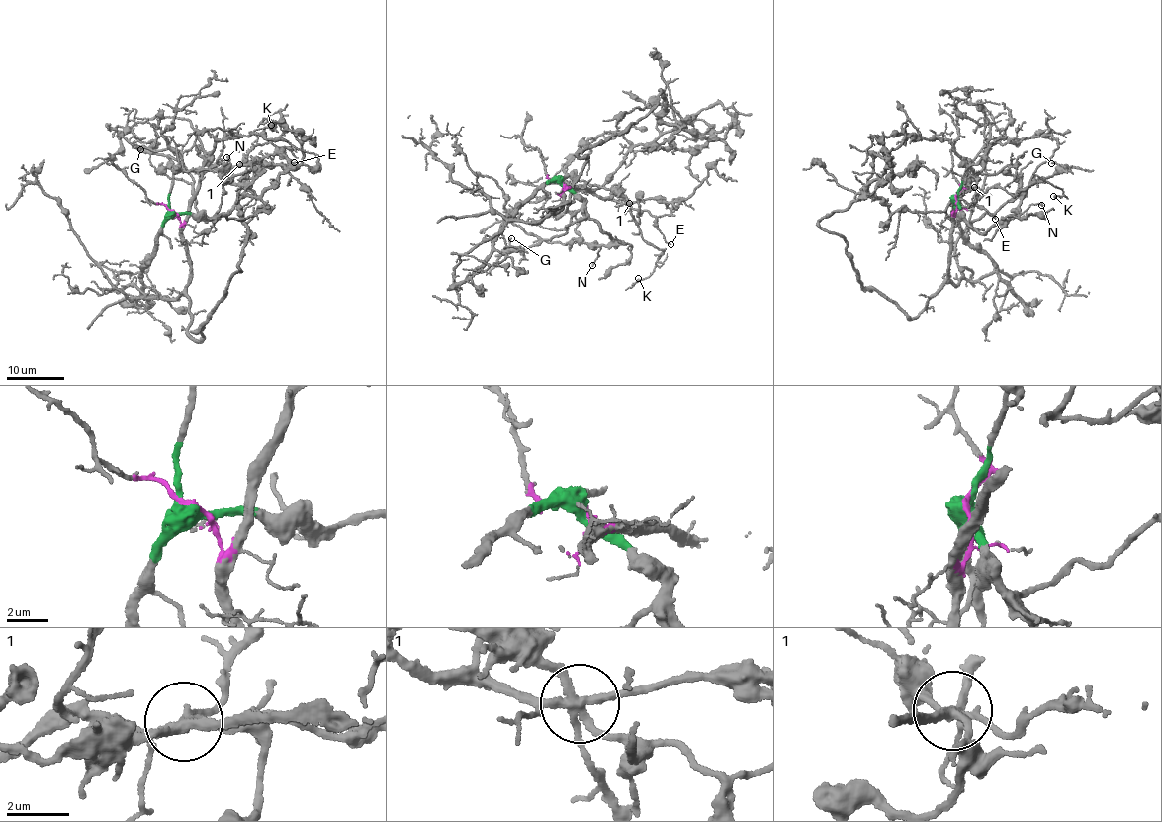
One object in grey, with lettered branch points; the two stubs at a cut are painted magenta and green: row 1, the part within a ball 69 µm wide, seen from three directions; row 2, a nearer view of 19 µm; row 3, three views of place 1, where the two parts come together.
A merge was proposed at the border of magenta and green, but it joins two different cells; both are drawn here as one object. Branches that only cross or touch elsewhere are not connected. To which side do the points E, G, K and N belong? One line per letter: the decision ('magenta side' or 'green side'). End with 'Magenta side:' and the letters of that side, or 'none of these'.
E: green side
G: green side
K: magenta side
N: green side
Magenta side: K

